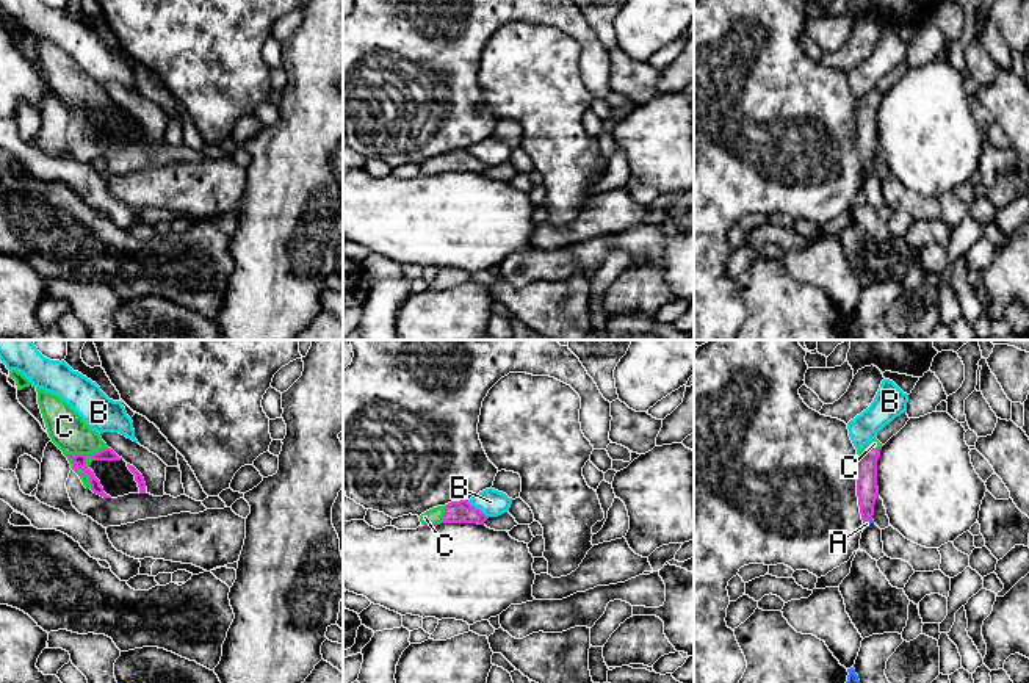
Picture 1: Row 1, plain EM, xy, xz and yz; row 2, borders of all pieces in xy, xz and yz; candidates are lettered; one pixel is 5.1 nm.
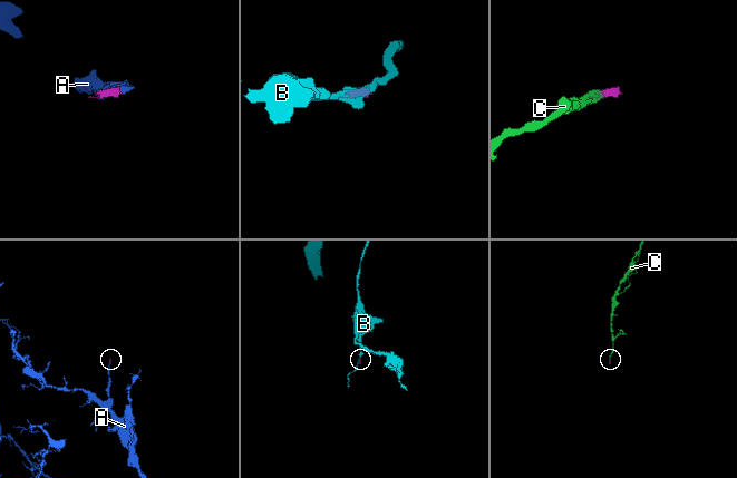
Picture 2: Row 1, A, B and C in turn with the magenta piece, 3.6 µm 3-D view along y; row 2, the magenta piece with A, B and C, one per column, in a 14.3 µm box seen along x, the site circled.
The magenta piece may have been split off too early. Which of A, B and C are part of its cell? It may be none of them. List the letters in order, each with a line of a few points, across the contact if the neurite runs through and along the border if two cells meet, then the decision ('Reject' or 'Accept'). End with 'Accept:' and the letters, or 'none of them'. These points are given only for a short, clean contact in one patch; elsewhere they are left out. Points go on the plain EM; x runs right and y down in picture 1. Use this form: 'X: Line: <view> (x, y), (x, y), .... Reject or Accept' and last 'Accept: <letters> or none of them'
A: Line: yz (866, 119), (866, 168), (866, 173). Accept
B: Line: xz (467, 149), (487, 166). Reject
C: Line: xy (107, 102), (85, 104), (82, 94), (66, 77). Accept
Accept: A, C

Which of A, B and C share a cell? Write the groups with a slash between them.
A C / B

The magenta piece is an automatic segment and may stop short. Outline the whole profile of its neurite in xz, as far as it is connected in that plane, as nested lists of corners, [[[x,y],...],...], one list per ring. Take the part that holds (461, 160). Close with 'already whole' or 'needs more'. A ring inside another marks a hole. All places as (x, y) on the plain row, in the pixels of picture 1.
[[[468,149],[451,150],[445,155],[437,155],[420,164],[423,175],[437,175],[440,172],[478,172],[484,174],[489,166],[471,155]]] | needs more

